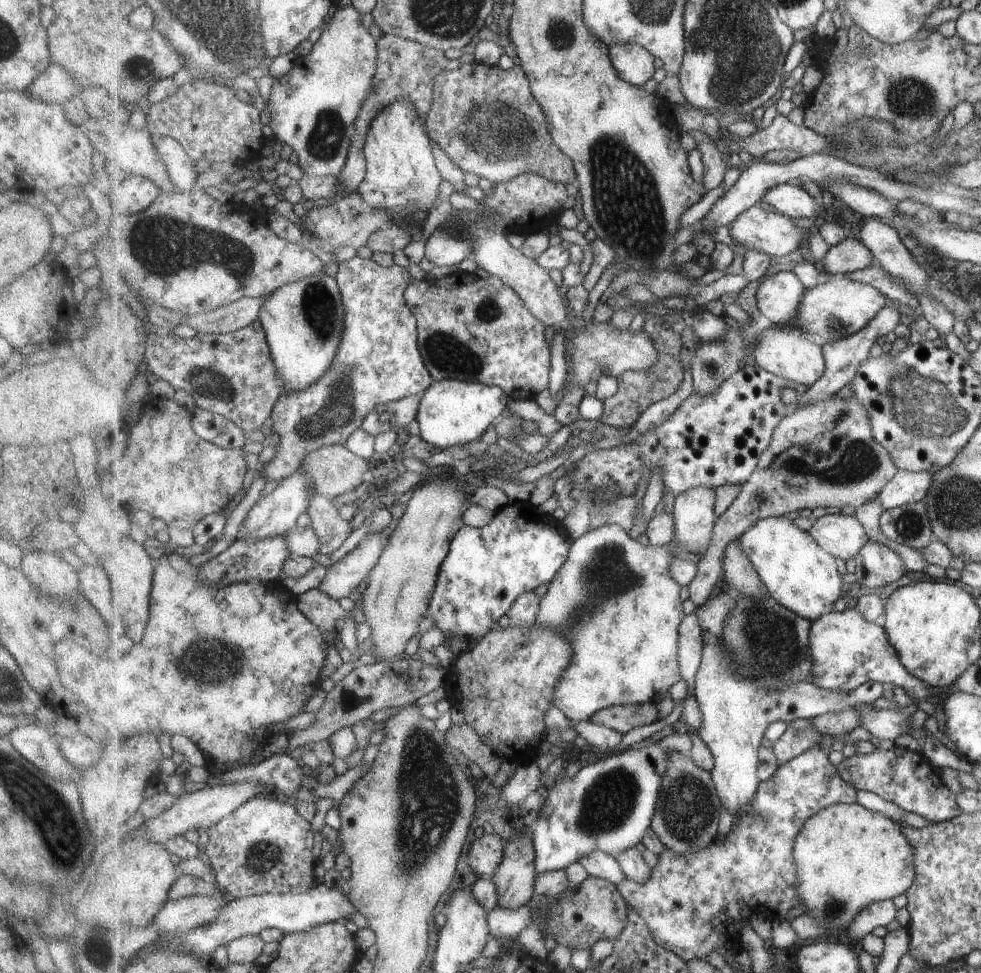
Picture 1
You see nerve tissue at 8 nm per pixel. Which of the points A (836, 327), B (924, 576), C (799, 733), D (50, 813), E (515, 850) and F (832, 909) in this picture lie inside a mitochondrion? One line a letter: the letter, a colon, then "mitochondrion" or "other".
A: mitochondrion
B: other
C: mitochondrion
D: mitochondrion
E: other
F: mitochondrion

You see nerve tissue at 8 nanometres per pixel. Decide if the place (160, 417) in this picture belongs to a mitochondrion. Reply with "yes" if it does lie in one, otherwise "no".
no

